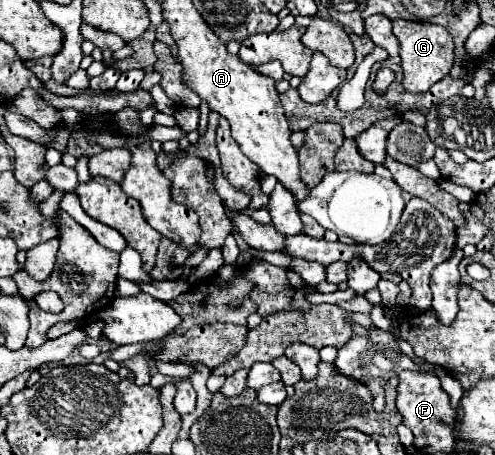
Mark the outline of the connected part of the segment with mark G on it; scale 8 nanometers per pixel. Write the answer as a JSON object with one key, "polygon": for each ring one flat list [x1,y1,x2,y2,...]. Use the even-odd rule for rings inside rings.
{"polygon":[[394,21,392,23,392,33,396,35,400,43,400,59,402,59,402,71,404,79,402,85,410,93,422,93,428,91,436,81,444,79,454,63,454,41,452,35,440,27,440,25,430,25,430,23,416,23,416,21]]}

